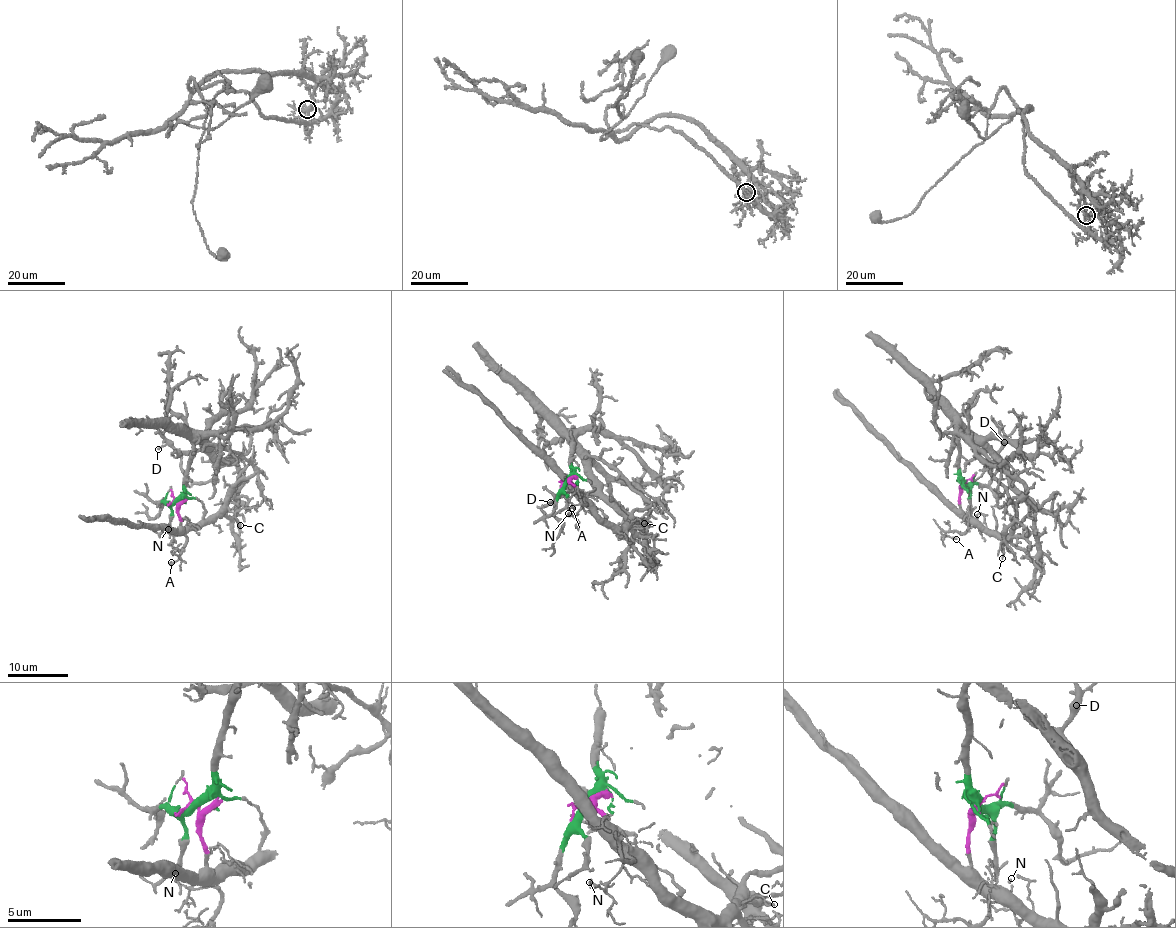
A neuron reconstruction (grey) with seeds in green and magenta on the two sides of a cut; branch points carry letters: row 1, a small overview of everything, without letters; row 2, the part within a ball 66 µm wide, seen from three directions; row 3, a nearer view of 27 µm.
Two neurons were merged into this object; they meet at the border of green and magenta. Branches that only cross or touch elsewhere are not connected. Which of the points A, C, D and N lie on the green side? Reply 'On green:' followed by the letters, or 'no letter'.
On green: D

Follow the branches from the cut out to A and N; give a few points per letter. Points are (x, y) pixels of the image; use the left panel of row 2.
A: (176, 500), (180, 529), (185, 530), (186, 541), (178, 559), (172, 563)
N: (176, 500), (179, 532), (183, 534), (171, 534), (168, 528)

